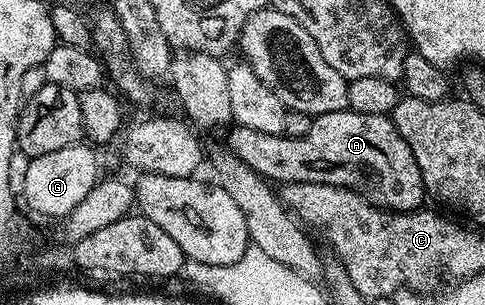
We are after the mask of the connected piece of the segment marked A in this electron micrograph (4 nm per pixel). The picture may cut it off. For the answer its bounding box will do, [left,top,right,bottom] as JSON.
[258,112,423,212]

